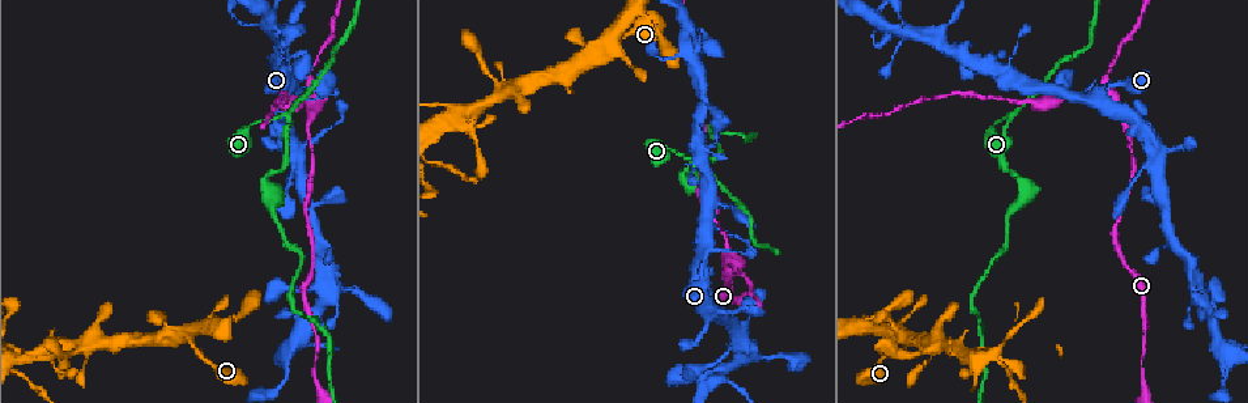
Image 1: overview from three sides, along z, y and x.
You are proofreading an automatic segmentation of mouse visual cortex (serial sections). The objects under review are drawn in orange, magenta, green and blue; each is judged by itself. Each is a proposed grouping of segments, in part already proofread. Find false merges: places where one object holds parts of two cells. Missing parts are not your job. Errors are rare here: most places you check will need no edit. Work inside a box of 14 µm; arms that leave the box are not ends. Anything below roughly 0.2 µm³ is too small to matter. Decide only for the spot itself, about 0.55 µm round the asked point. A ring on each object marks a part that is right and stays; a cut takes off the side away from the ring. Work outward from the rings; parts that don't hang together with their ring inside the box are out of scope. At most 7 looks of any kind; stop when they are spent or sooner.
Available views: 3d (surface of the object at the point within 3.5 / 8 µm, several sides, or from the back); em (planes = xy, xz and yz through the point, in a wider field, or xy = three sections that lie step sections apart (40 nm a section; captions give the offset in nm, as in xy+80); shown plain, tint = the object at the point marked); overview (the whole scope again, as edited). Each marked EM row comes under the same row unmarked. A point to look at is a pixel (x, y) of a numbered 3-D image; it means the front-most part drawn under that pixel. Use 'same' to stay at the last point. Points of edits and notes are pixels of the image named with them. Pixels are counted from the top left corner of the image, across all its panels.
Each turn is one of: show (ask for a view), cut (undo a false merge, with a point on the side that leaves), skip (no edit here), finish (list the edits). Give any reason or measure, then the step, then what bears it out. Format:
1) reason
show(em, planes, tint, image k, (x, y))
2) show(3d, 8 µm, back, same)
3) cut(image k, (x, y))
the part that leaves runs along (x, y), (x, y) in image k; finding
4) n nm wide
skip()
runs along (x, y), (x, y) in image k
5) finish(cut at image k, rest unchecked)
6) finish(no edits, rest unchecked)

sudden change in width
show(3d, 3.5 µm, image 1, (732, 261))

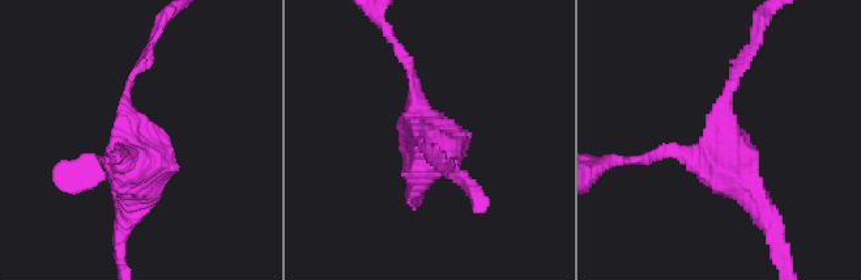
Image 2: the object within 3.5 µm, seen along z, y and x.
3 arms; arms of 150, 150, 300 nm
show(em, planes, tint, image 2, (129, 136))

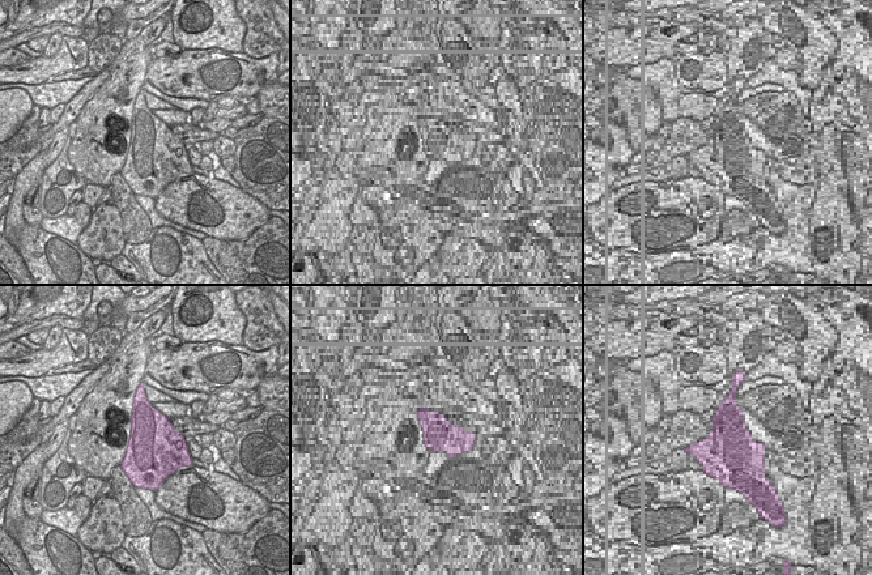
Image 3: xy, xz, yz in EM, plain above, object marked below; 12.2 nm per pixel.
skip()
runs along (771, 223), (724, 162), (674, 151), (638, 158) in image 2; continuous, no second cell

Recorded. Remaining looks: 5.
a fork
show(3d, 8 µm, image 1, (1218, 336))

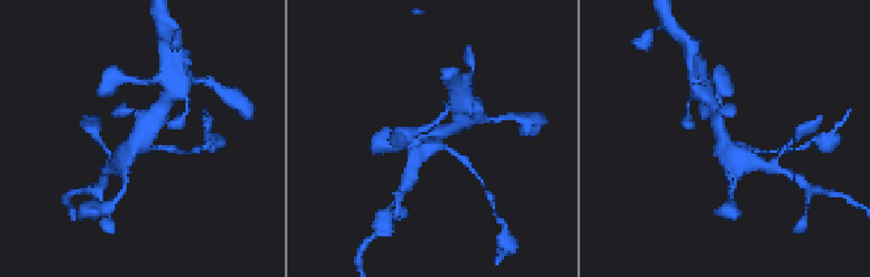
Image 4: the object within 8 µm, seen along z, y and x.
show(em, xy, step 1, tint, image 4, (433, 141))

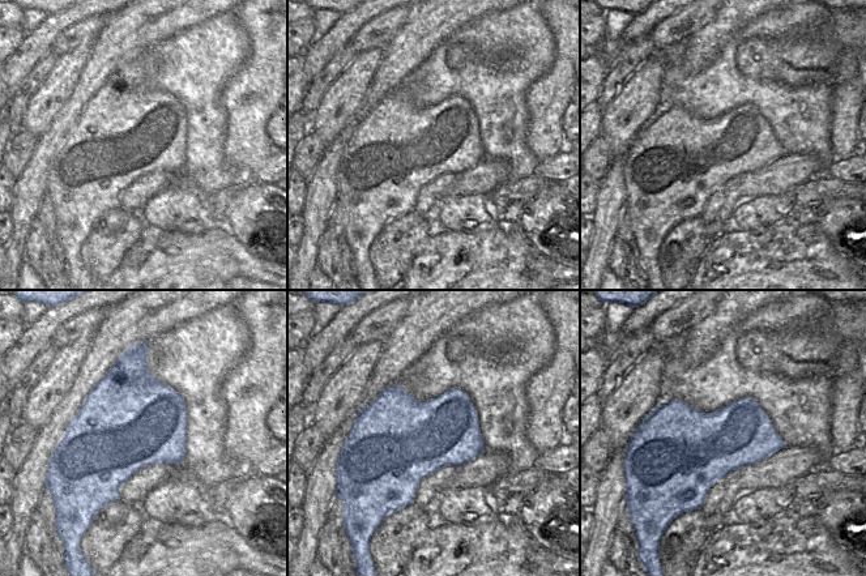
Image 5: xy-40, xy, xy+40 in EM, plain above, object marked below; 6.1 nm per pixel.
skip()
runs along (161, 107), (122, 167) in image 4; continuous, no second cell

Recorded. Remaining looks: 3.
thin neck
show(3d, 3.5 µm, image 1, (288, 114))

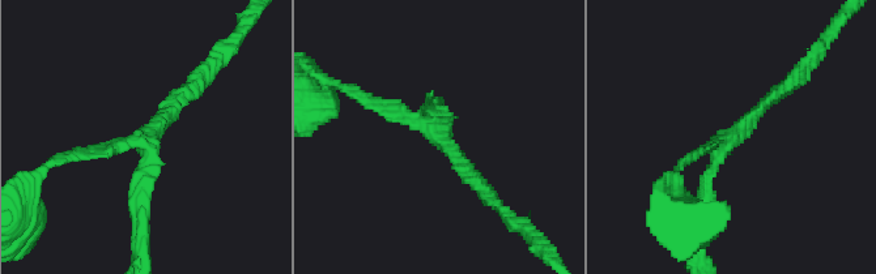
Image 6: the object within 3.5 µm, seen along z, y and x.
3 arms; arms of 100, 150, 200 nm
show(em, xy, step 3, tint, image 6, (139, 141))

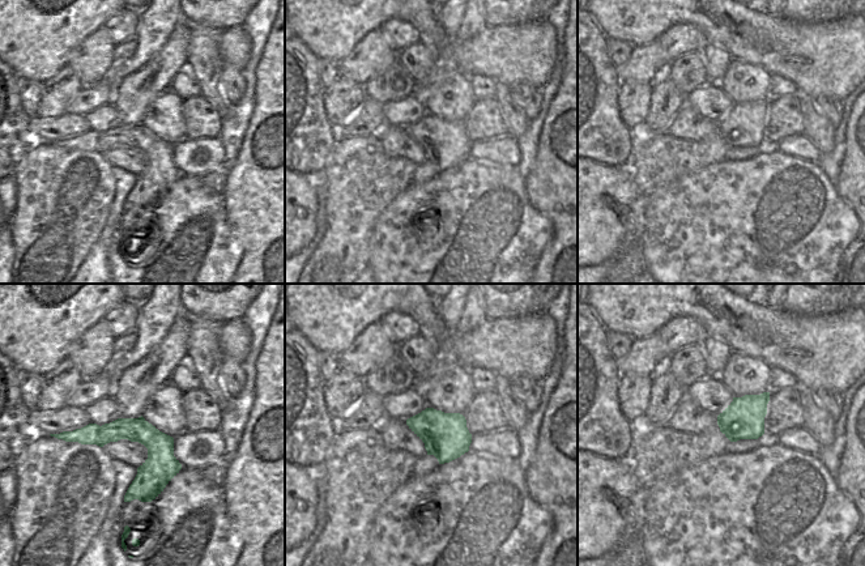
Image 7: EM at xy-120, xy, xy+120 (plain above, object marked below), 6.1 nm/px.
280 nm wide
skip()
runs along (63, 435), (141, 432), (177, 467) in image 7; continuous, no second cell

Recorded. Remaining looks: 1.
finish(no edits, rest unchecked)

